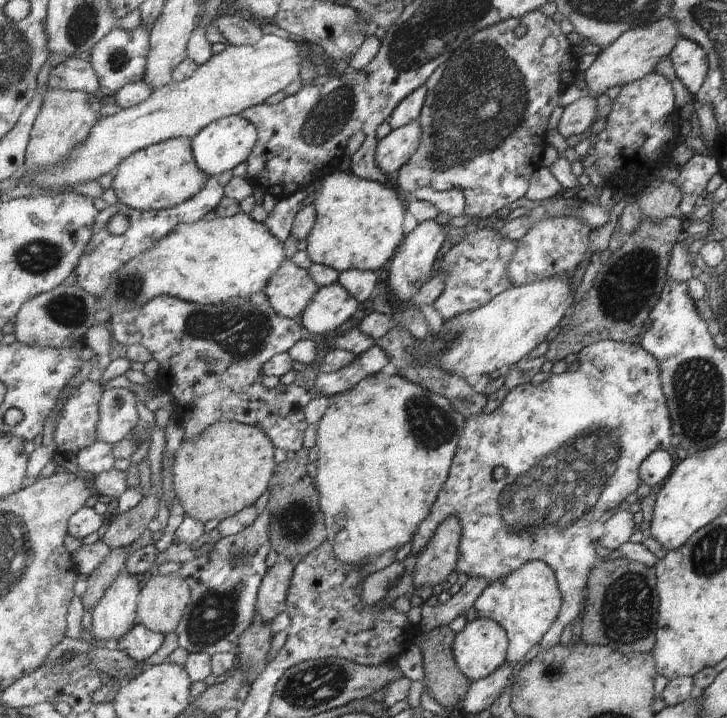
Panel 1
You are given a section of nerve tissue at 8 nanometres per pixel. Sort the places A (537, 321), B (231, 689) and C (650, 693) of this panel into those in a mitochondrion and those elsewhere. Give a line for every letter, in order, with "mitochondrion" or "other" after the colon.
A: other
B: other
C: other

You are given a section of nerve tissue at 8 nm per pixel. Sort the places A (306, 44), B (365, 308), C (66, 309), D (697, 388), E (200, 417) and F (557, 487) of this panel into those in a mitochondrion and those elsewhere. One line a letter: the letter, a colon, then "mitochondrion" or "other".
A: other
B: other
C: mitochondrion
D: mitochondrion
E: other
F: mitochondrion

